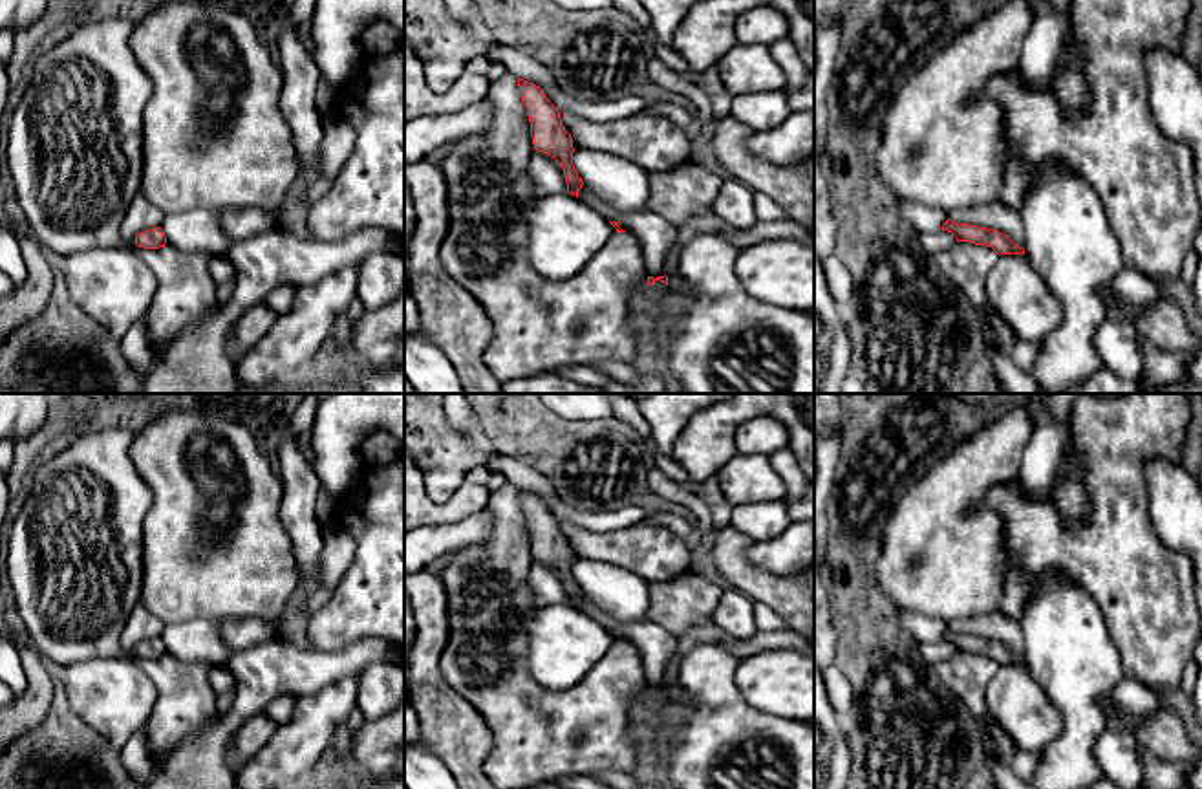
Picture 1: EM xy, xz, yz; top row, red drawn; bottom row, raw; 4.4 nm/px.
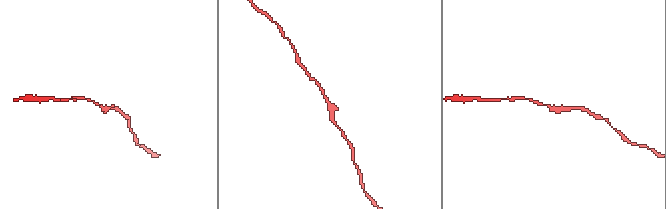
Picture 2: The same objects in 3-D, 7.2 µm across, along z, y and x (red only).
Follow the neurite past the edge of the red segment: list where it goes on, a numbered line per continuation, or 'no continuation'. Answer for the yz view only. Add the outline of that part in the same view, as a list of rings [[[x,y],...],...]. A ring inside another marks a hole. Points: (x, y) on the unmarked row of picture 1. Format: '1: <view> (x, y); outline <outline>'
no continuation

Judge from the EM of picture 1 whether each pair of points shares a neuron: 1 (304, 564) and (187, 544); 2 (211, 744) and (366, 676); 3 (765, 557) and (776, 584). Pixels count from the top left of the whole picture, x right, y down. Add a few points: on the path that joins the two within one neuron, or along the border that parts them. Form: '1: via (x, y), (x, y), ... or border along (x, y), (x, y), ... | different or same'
1: border along (282, 522), (300, 581) | different
2: border along (385, 661), (366, 661), (354, 674) | different
3: border along (745, 550), (754, 562), (767, 570), (794, 572) | different

